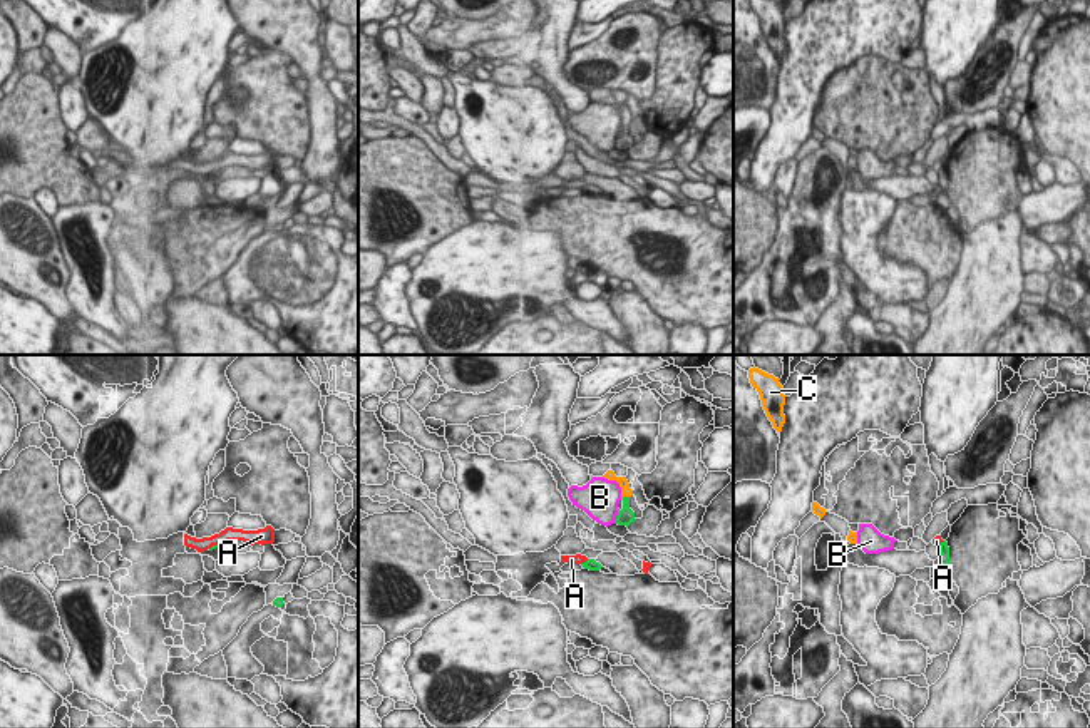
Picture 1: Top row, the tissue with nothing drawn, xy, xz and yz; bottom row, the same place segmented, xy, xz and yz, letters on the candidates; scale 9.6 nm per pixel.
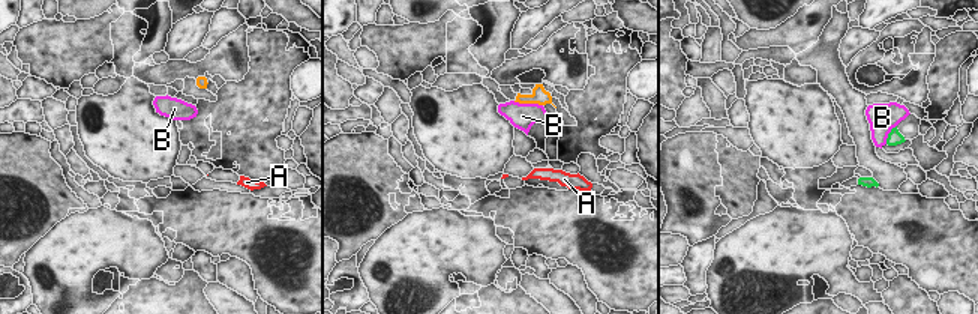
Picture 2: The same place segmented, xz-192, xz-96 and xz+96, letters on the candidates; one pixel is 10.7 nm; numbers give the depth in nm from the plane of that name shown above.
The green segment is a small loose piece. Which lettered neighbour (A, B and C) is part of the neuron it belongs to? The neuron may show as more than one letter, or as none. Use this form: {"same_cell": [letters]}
{"same_cell": ["C"]}

